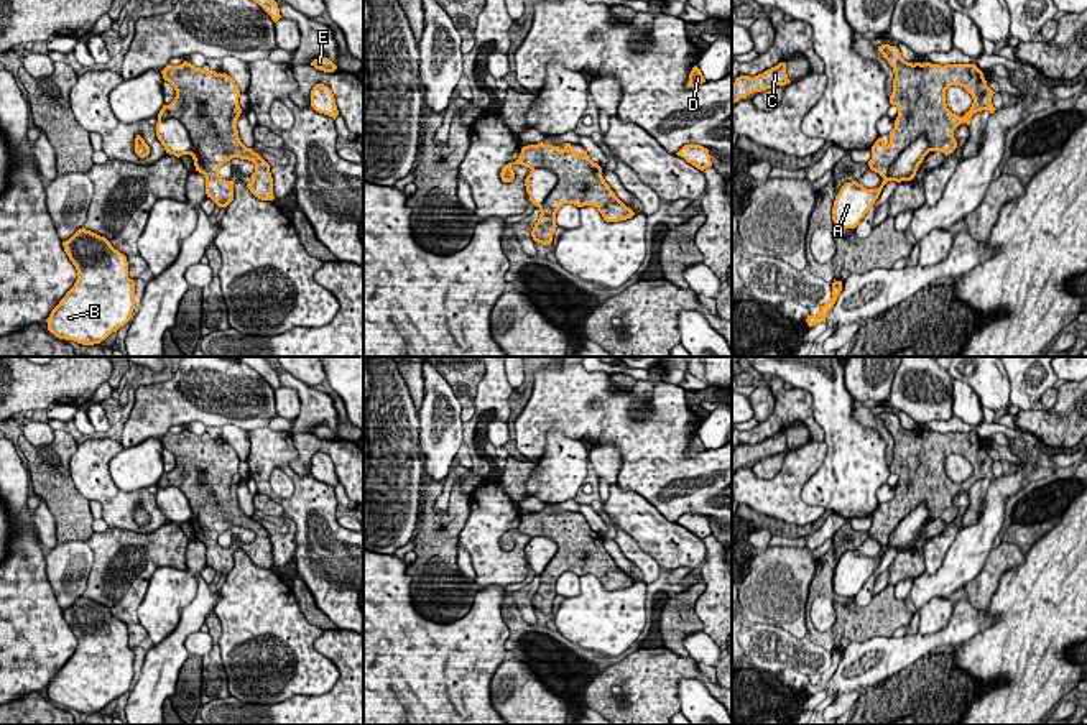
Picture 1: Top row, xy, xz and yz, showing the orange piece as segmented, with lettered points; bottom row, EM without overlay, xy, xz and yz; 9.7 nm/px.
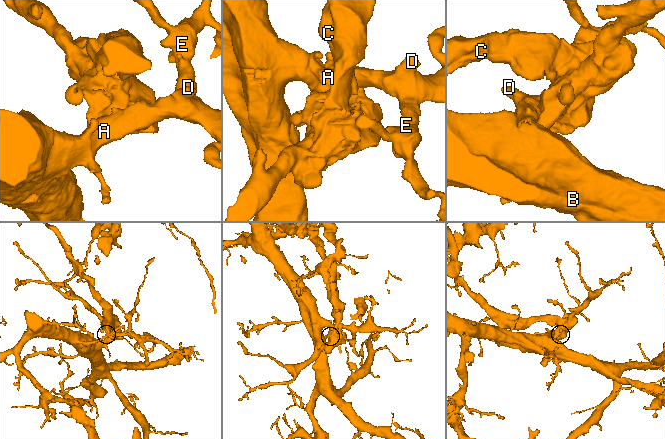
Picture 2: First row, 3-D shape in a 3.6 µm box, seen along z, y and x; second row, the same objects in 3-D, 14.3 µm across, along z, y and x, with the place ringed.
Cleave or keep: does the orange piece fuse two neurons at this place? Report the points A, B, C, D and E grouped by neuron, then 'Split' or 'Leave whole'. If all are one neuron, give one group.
Groups: A B C D E. Leave whole

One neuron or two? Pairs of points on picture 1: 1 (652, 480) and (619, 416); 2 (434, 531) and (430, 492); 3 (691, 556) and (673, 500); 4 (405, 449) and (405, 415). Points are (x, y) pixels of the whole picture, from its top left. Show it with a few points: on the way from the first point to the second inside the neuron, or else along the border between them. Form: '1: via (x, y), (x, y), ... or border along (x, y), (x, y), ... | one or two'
1: via (652, 464), (652, 449), (635, 433) | one
2: via (430, 521), (430, 502) | one
3: border along (643, 498), (675, 523) | two
4: via (405, 441), (405, 423) | one

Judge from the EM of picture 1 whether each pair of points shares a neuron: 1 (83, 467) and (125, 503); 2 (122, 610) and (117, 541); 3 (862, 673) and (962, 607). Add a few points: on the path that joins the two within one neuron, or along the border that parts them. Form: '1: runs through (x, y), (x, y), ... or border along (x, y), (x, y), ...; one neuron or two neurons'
1: runs through (92, 479), (114, 500); one neuron
2: runs through (115, 594), (102, 579), (106, 567), (115, 558); one neuron
3: runs through (890, 655), (946, 635); one neuron

